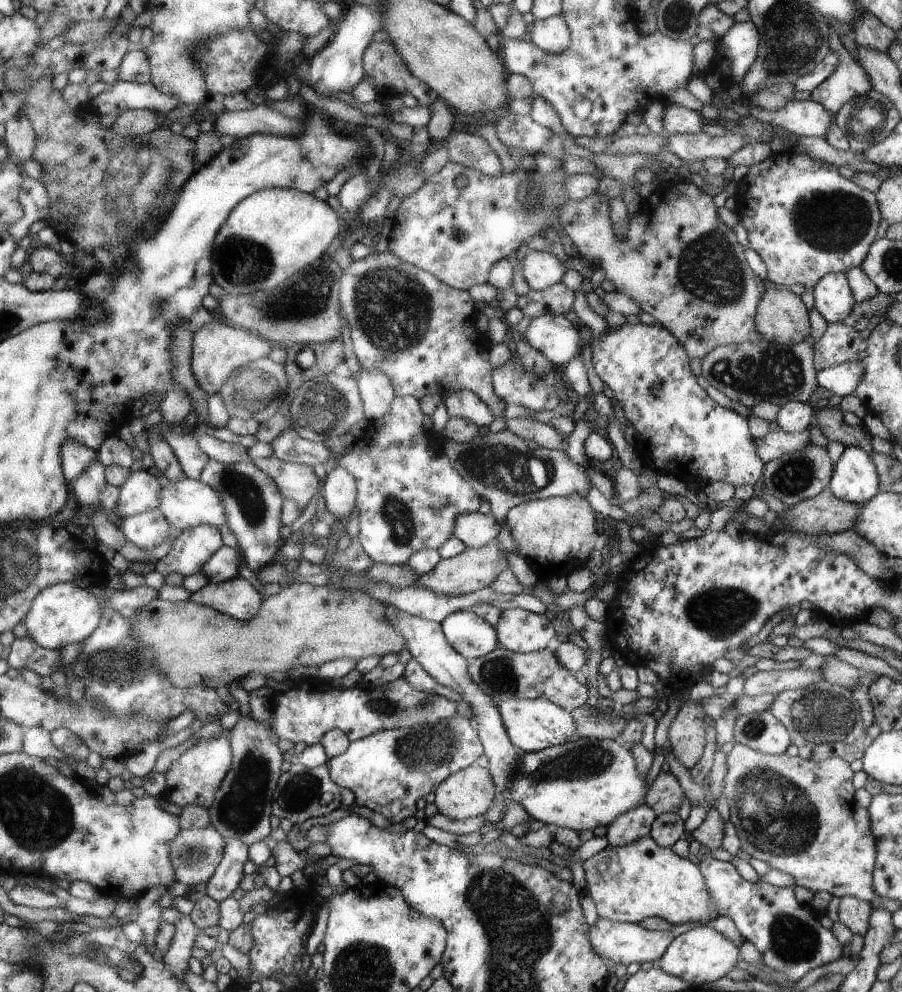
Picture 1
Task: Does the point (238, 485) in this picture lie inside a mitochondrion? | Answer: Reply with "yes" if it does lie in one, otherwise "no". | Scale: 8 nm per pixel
yes

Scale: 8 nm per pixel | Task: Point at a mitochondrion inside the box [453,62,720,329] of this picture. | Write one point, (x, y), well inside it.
(533, 204)

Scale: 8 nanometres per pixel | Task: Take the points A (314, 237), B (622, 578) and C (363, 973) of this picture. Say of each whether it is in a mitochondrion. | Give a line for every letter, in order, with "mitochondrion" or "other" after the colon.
A: other
B: other
C: mitochondrion

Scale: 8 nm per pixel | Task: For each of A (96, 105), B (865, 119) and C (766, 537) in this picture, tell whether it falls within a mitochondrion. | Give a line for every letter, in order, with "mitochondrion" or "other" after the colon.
A: other
B: mitochondrion
C: other

